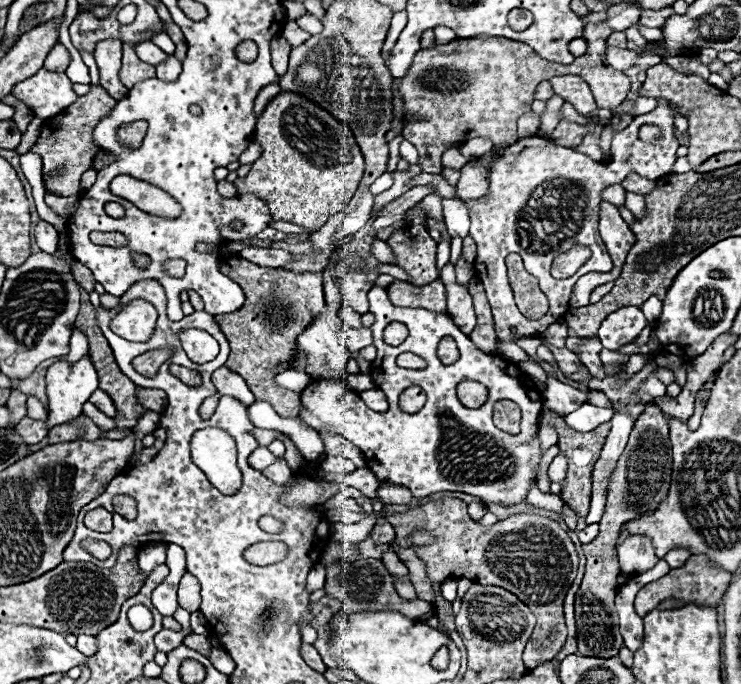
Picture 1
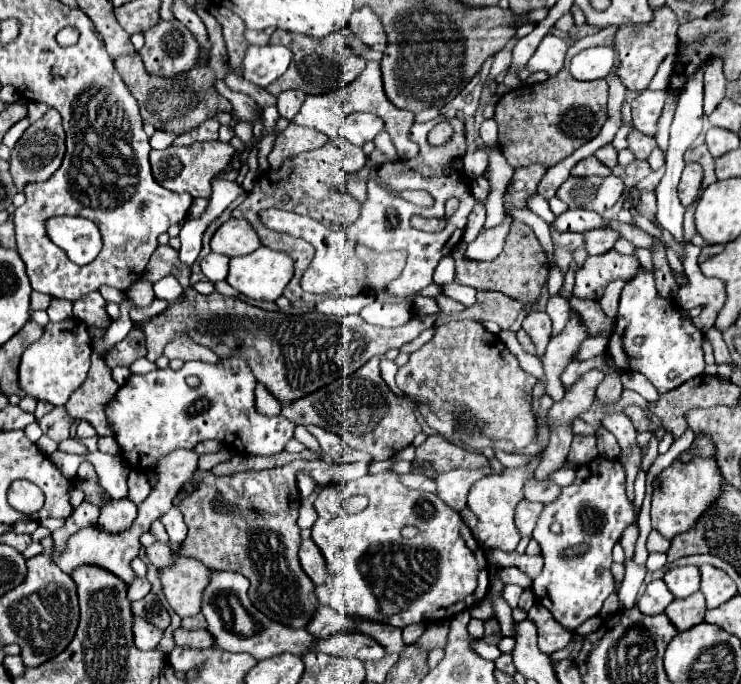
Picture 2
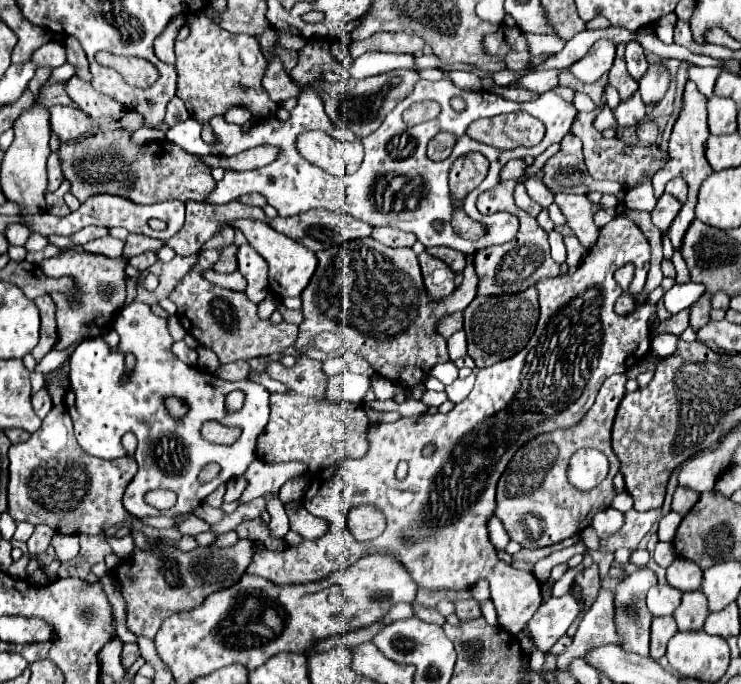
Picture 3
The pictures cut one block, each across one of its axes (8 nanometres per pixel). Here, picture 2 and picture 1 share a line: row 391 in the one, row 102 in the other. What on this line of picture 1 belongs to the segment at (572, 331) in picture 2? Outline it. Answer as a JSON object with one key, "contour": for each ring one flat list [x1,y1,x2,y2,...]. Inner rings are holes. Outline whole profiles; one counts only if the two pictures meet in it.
{"contour":[[554,94,548,102,546,102,546,110,541,117,541,129,550,135,560,122,560,98,558,94]]}

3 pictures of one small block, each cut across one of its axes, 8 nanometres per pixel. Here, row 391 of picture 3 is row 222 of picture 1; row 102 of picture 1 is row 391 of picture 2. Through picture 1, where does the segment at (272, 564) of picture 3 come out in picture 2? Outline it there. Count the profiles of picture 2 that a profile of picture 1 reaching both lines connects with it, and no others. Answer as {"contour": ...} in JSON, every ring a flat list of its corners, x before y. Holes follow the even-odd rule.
{"contour":[[642,268,638,270,638,274,626,282,626,286,622,288,622,296,620,296,620,312,616,316,616,324,614,324,614,332,610,336,608,342,608,358,614,362,614,366,620,372,640,372,644,374,660,394,678,388,680,384,684,384,690,378,696,378,704,372,704,352,702,352,702,332,692,324,690,318,682,318,676,304,672,300,664,300,658,296,656,286,654,286,654,274,652,272,644,272],[636,338,642,338,640,344,634,344],[670,370,676,370,678,376,674,380,668,378]]}

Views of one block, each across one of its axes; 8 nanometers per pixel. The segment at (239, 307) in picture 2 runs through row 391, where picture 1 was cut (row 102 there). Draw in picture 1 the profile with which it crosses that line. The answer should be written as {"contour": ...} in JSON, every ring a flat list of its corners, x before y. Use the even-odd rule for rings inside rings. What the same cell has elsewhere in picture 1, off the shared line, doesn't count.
{"contour":[[280,92,268,102,256,120,256,142,262,146,262,156,248,176,234,184,240,194,258,194,274,220,320,230,332,214,346,208,358,190,364,158,352,130,302,94]]}

